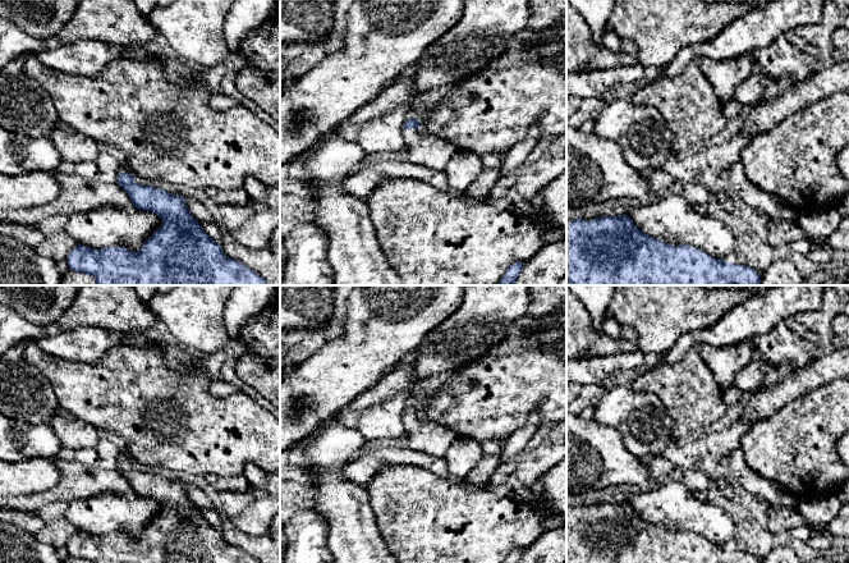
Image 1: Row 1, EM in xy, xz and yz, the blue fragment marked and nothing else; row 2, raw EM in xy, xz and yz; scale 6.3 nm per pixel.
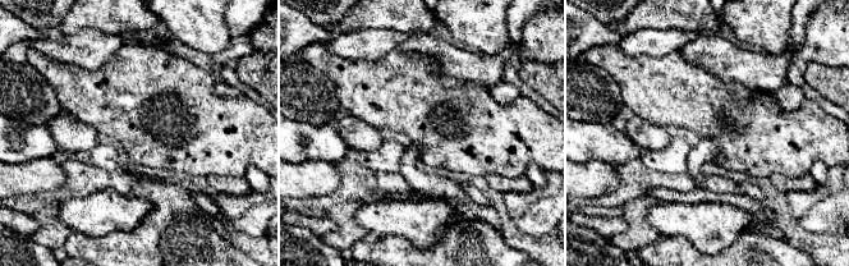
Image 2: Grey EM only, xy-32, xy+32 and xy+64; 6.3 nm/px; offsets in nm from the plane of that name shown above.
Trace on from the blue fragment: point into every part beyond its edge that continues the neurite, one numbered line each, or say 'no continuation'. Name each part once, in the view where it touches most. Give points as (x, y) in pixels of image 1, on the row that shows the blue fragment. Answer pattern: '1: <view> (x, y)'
1: xz (430, 151)

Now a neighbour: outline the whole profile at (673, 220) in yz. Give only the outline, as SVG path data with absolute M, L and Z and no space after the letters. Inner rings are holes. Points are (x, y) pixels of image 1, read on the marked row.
M676 194L655 203L643 202L625 215L650 237L674 246L694 246L715 258L724 258L735 247L735 238L726 224L698 214Z

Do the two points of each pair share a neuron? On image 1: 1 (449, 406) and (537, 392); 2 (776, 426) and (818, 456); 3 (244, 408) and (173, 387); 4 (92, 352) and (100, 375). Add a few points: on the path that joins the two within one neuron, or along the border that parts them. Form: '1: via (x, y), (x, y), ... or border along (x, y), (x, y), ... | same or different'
1: via (471, 404), (482, 402), (498, 392), (515, 392) | same
2: via (786, 436), (808, 456) | same
3: via (226, 408), (194, 408), (191, 404) | same
4: border along (119, 344), (95, 364), (67, 360) | different

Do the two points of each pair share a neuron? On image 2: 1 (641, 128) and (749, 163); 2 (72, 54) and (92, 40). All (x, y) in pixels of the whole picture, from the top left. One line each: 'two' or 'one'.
1: two
2: one

